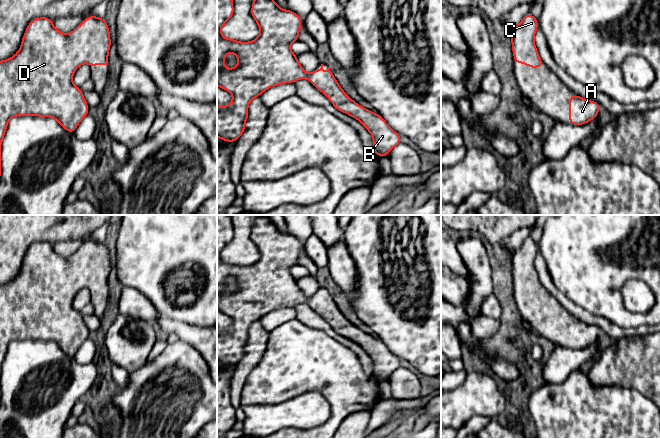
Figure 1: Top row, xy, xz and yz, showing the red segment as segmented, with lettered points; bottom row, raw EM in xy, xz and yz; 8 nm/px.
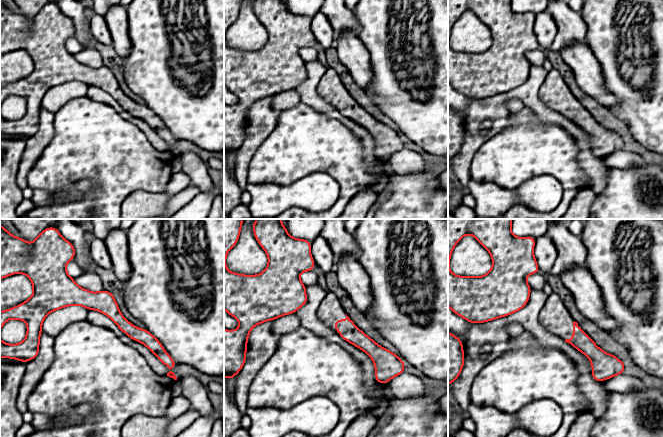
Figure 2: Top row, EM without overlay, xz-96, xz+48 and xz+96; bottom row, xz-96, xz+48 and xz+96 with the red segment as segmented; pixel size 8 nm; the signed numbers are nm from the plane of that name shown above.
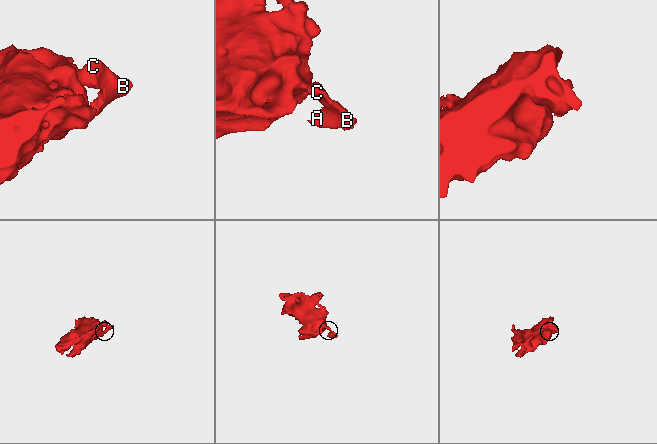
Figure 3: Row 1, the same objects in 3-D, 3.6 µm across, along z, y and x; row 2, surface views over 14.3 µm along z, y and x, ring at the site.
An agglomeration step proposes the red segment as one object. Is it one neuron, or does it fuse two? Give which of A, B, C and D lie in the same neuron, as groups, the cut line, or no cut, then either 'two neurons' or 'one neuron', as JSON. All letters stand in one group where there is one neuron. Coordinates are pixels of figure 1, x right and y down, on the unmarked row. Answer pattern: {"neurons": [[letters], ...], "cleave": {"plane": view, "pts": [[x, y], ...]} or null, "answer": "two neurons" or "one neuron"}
{"neurons": [["A", "B", "C", "D"]], "cleave": null, "answer": "one neuron"}

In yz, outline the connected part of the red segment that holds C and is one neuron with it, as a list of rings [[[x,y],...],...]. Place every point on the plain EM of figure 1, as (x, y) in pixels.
[[[527,237],[522,245],[512,255],[511,267],[514,287],[523,287],[530,292],[540,292],[544,289],[534,267],[538,244]]]

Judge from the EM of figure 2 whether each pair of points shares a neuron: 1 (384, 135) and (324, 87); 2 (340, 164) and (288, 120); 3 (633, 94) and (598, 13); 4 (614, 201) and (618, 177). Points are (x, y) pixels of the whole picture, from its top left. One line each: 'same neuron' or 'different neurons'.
1: same neuron
2: same neuron
3: same neuron
4: same neuron

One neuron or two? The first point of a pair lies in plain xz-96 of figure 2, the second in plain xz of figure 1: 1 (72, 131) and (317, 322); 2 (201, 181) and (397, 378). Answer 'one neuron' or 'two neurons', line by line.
1: two neurons
2: one neuron

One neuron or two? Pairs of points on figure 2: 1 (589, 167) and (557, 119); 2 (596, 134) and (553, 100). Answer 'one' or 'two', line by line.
1: one
2: one

